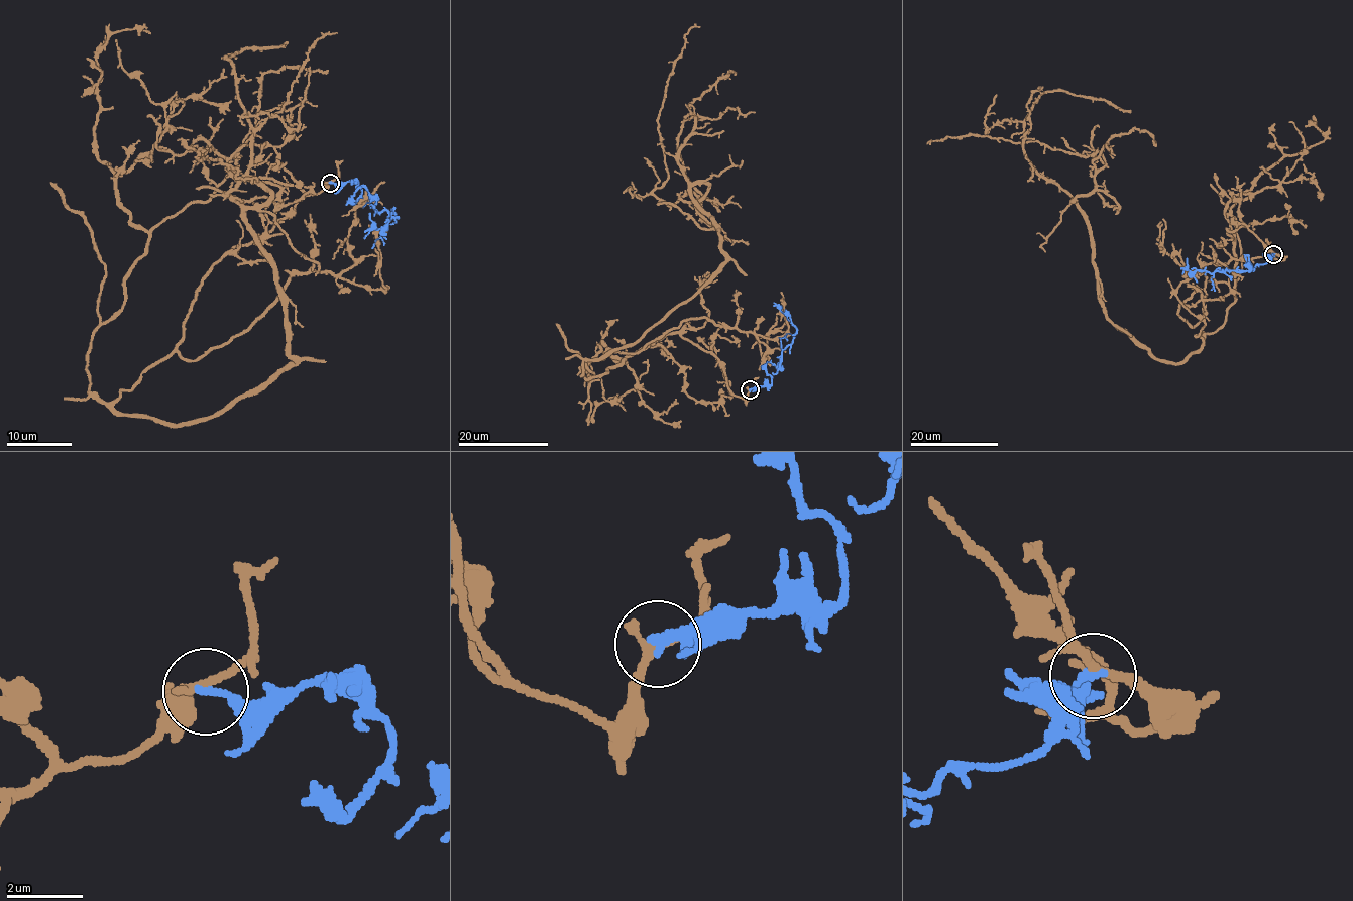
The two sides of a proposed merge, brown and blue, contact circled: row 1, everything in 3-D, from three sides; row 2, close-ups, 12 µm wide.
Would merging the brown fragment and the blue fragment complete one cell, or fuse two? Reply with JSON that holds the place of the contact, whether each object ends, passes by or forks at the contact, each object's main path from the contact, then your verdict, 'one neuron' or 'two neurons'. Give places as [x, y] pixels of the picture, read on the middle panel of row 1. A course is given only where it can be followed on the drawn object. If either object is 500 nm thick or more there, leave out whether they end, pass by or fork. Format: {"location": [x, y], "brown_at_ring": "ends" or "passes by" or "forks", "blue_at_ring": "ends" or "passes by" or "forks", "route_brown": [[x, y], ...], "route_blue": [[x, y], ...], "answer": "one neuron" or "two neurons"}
{"location": [750, 389], "brown_at_ring": "passes by", "blue_at_ring": "ends", "route_brown": [[750, 389], [677, 333], [599, 359], [726, 258], [708, 184], [652, 192], [699, 27]], "route_blue": [[750, 389], [771, 383], [767, 363], [781, 369], [782, 351], [792, 343], [797, 331], [790, 317], [777, 305]], "answer": "two neurons"}

